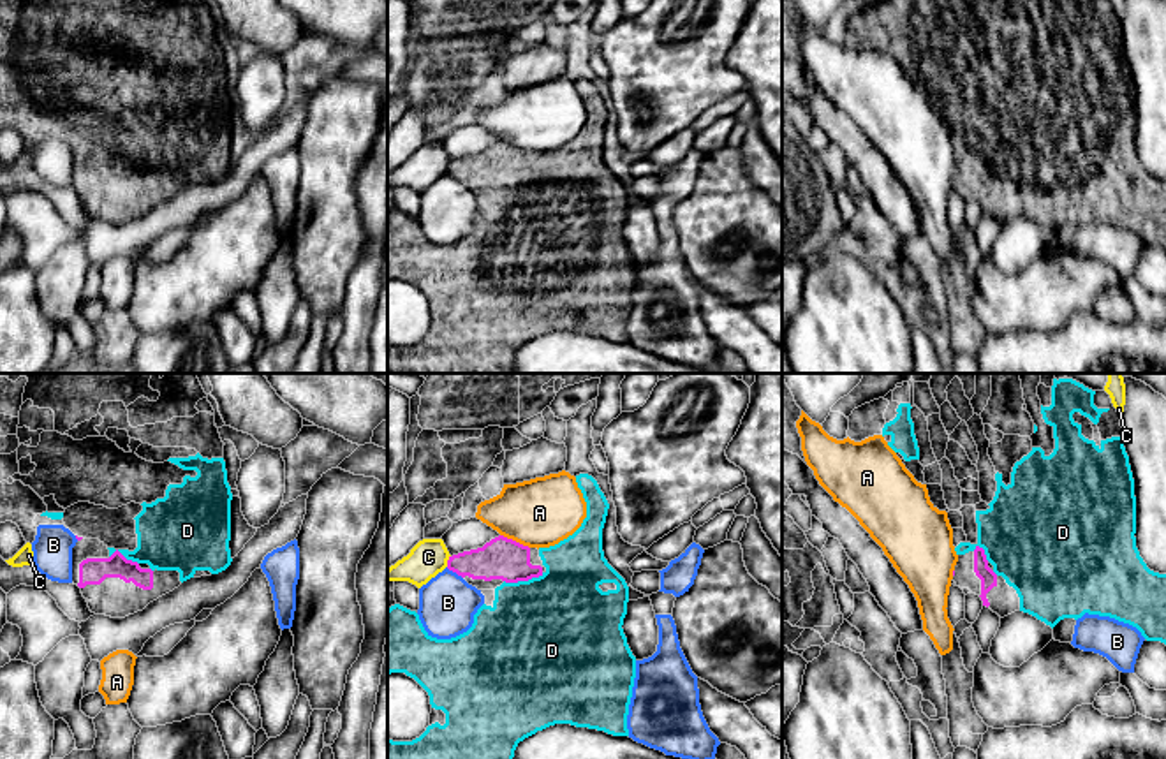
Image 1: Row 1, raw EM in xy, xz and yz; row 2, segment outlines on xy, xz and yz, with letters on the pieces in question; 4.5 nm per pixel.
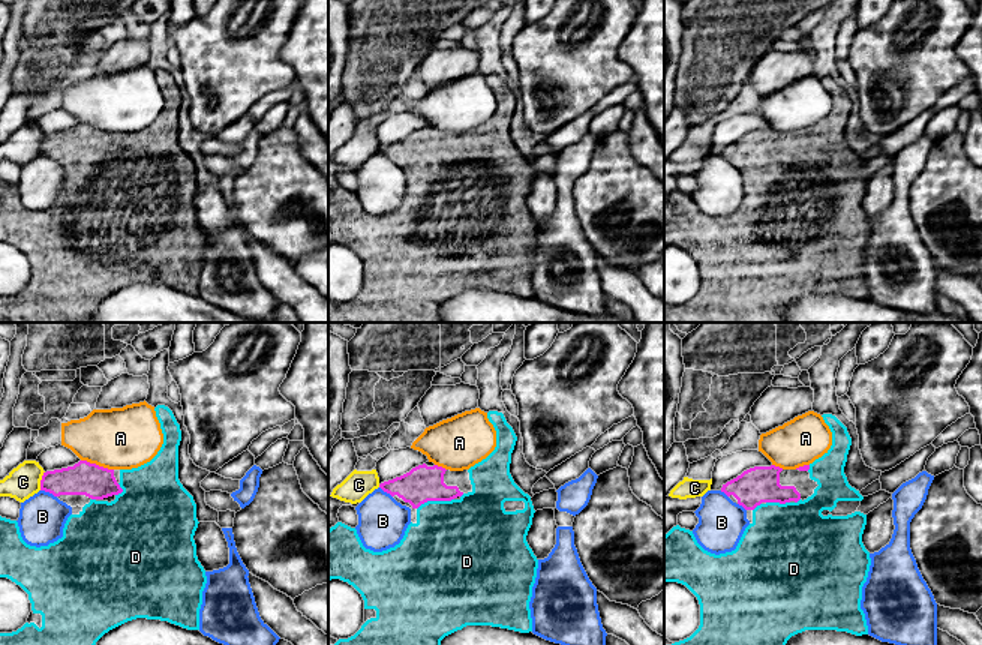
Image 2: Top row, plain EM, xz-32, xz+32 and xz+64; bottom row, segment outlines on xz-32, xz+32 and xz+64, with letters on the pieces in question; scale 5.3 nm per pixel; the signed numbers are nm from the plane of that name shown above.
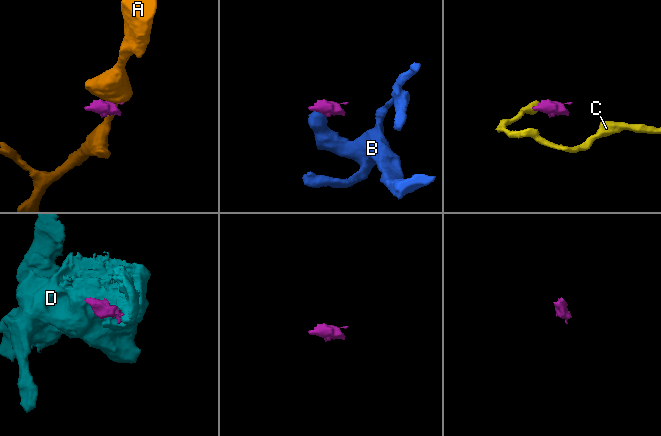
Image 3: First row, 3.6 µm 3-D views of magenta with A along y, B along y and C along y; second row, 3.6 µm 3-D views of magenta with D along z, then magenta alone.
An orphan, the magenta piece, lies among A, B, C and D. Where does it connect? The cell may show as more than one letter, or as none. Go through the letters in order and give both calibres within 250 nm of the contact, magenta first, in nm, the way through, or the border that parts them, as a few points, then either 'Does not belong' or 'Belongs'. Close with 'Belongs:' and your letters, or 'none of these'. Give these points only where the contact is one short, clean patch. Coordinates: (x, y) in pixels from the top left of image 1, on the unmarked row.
A: Thickness 190 nm (magenta) against 320 nm. Boundary: xz (501, 140), (529, 154). Does not belong
B: Thickness 190 nm (magenta) against 260 nm. Boundary: xz (446, 173), (462, 184). Does not belong
C: Thickness 190 nm (magenta) against 170 nm. Boundary: xz (450, 161), (446, 171). Does not belong
D: Thickness 190 nm (magenta) against 480 nm. Path across: xz (504, 164), (523, 185), (531, 213), (543, 236). Belongs
Belongs: D

